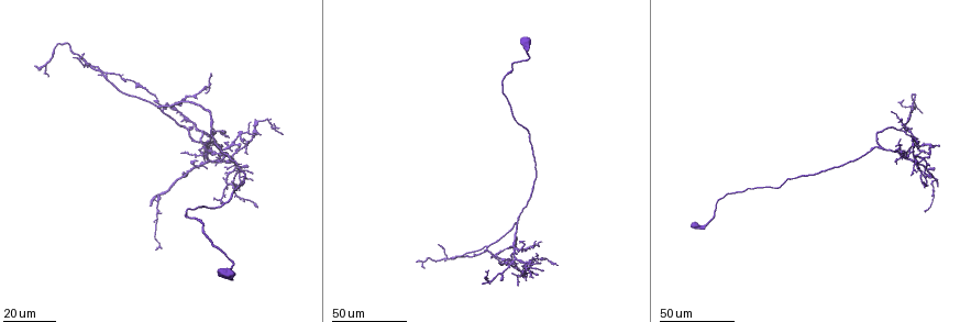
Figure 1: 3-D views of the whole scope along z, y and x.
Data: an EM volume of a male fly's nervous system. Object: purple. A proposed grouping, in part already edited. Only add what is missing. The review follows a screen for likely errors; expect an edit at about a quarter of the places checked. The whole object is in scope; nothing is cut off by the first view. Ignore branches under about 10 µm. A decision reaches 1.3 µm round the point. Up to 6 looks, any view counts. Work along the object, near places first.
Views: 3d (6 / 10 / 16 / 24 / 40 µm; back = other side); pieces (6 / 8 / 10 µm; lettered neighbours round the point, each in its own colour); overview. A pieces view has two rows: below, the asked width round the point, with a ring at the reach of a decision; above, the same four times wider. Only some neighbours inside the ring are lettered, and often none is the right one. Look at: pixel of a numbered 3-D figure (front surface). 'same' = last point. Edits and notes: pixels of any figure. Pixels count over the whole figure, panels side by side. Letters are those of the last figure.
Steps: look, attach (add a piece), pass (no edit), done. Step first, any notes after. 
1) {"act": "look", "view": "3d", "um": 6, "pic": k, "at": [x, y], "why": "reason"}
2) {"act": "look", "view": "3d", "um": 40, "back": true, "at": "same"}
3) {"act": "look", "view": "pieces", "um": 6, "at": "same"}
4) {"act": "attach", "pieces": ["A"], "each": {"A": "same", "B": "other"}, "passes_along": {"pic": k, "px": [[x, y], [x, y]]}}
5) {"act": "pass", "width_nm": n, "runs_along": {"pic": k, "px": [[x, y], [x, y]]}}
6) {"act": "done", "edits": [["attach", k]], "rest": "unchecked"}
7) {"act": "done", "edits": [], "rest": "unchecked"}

{"act": "look", "view": "3d", "um": 40, "pic": 1, "at": [489, 256], "why": "branch stops here"}

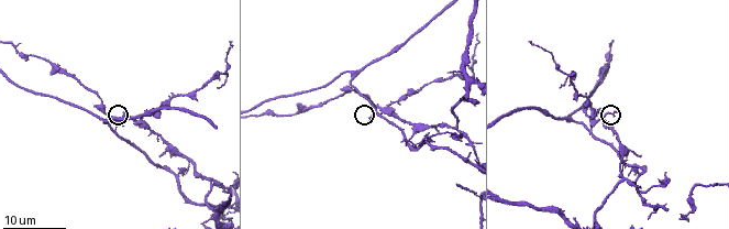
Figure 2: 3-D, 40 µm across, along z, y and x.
{"act": "look", "view": "pieces", "um": 10, "pic": 2, "at": [615, 111]}

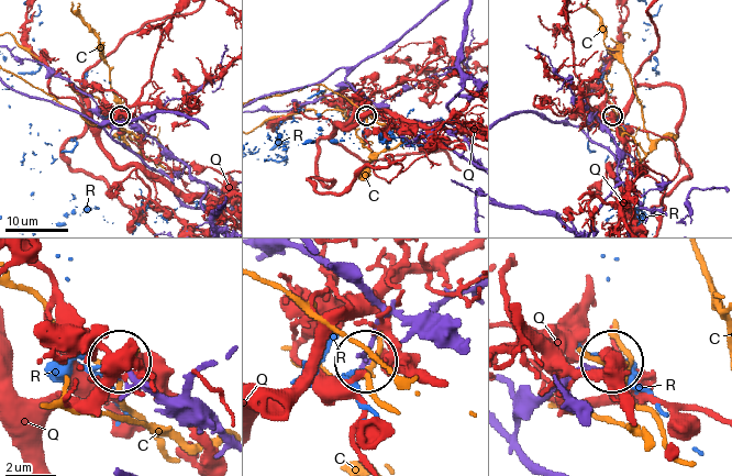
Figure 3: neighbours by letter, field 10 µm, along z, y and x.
{"act": "pass", "each": {"C": "other", "Q": "other", "R": "other"}, "found": "none of them fits"}

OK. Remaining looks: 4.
{"act": "look", "view": "3d", "um": 40, "pic": 1, "at": [939, 186], "why": "branch stops here"}

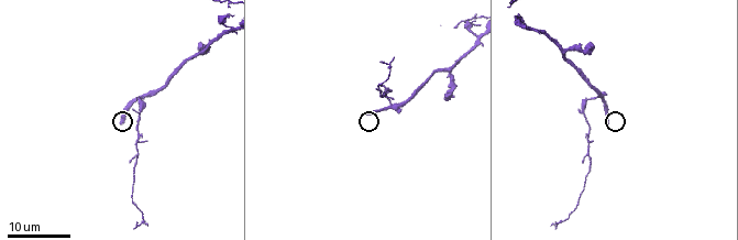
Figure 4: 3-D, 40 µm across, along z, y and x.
{"act": "look", "view": "pieces", "um": 10, "pic": 4, "at": [607, 121]}

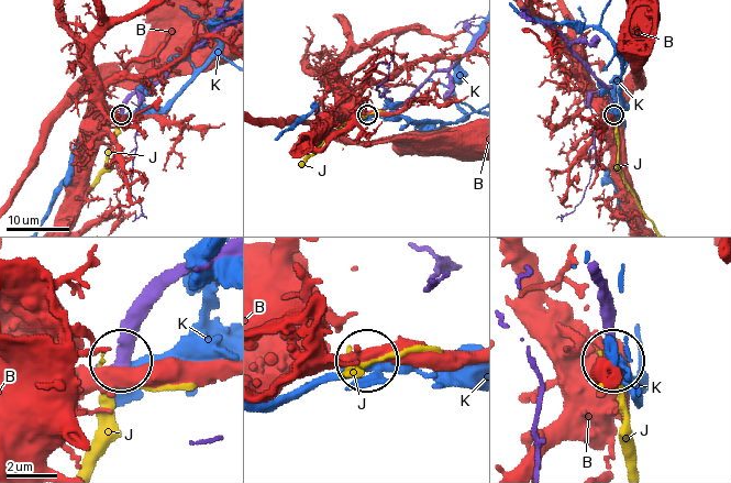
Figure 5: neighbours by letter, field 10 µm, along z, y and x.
{"act": "attach", "pieces": ["J"], "each": {"B": "other", "J": "same", "K": "other"}, "passes_along": {"pic": 5, "px": [[157, 298], [115, 368], [99, 460]]}, "found": "the neuron continues"}

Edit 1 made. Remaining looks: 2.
{"act": "done", "edits": [["attach", 5]], "rest": "unchecked"}

